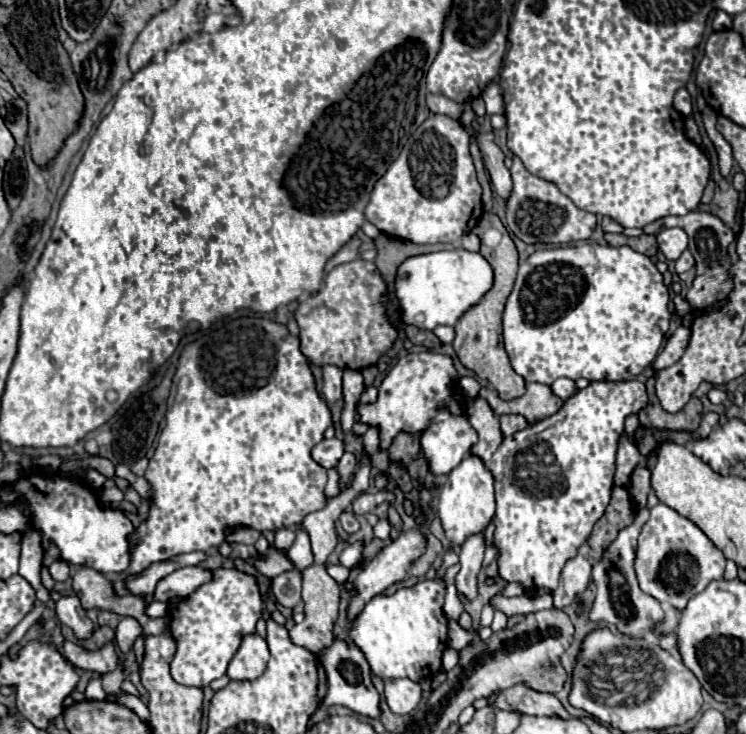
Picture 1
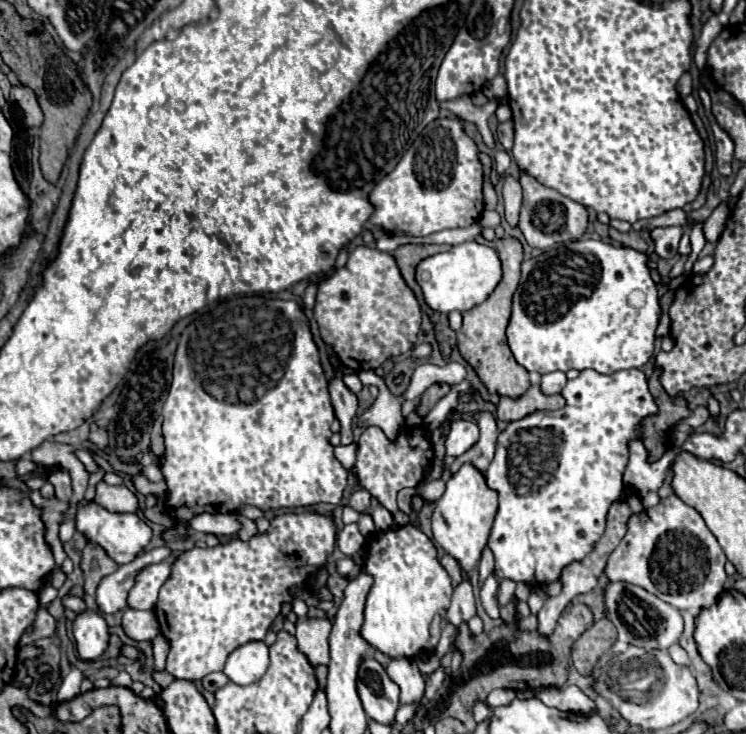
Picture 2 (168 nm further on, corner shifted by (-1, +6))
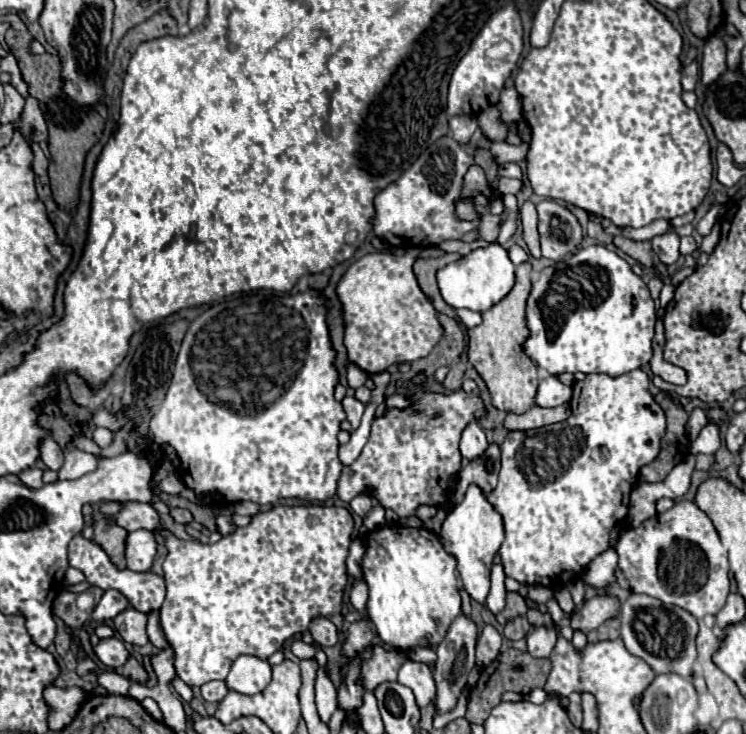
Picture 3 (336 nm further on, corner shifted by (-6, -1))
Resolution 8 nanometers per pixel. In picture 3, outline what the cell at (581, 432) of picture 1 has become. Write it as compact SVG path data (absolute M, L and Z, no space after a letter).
M630 370L630 374L620 374L618 378L610 378L608 374L588 374L582 382L574 382L574 394L570 400L572 414L568 420L550 424L544 428L536 430L526 430L526 432L508 432L504 438L500 450L502 450L502 470L498 476L498 486L486 496L488 502L494 506L494 510L504 518L504 528L506 528L506 540L500 546L500 558L504 564L506 576L516 578L518 582L524 584L544 584L544 586L554 586L554 584L568 584L572 578L578 578L586 566L602 554L610 546L610 532L618 522L624 522L628 516L628 504L630 504L630 492L634 488L634 482L638 482L640 468L650 464L658 452L660 452L660 440L666 432L666 416L664 410L654 402L650 390L650 378L642 370Z

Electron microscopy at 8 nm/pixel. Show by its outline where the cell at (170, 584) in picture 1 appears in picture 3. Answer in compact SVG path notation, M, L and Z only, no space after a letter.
M76 534L68 546L68 562L72 564L72 568L80 570L86 580L90 582L90 586L98 586L102 590L118 590L122 592L130 606L148 614L152 610L158 610L164 602L164 596L166 596L166 586L164 586L164 578L154 574L154 572L132 572L132 570L118 570L114 566L114 562L110 562L110 556L102 550L102 546L98 546L94 540L86 540L80 534Z

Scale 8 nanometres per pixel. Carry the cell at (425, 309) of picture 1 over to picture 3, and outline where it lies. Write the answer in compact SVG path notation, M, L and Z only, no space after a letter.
M490 244L486 248L478 248L468 256L462 256L458 262L448 264L446 268L438 270L438 286L442 298L452 308L468 308L474 312L486 312L494 304L498 304L514 286L516 266L510 262L506 248L500 244Z

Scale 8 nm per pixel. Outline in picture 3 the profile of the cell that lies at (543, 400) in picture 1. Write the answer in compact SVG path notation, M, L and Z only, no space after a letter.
M562 404L556 408L540 408L532 406L524 414L508 414L504 420L506 430L532 430L532 428L542 428L548 424L564 422L570 416L570 406Z

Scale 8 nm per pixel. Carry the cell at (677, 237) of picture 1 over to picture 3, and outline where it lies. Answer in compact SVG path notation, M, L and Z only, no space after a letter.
M666 232L652 238L652 250L658 254L658 258L664 264L674 264L678 260L680 256L678 244L680 244L680 236L676 232Z

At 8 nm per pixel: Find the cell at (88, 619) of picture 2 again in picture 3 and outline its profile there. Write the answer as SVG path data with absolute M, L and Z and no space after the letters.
M116 636L114 638L106 638L106 640L100 640L100 644L94 648L96 656L100 658L100 662L108 668L122 668L128 660L128 650L124 646L122 640L118 640Z

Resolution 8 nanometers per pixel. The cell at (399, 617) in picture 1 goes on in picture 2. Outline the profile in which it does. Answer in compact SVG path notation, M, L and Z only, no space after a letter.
M405 525L401 529L389 529L385 533L375 533L367 541L367 559L365 559L365 571L373 575L375 583L367 595L365 603L365 623L361 627L361 637L387 655L389 659L413 659L421 653L429 653L437 647L437 641L441 637L441 629L445 625L443 621L443 605L449 605L449 599L453 595L451 577L437 561L437 549L433 541L423 535L413 525Z

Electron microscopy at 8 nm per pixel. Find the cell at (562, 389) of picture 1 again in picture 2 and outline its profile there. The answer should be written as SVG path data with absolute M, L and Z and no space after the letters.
M563 371L547 373L547 375L541 377L541 389L543 389L543 393L547 393L547 395L559 393L559 391L565 387L565 383L567 383L567 377L565 377Z

